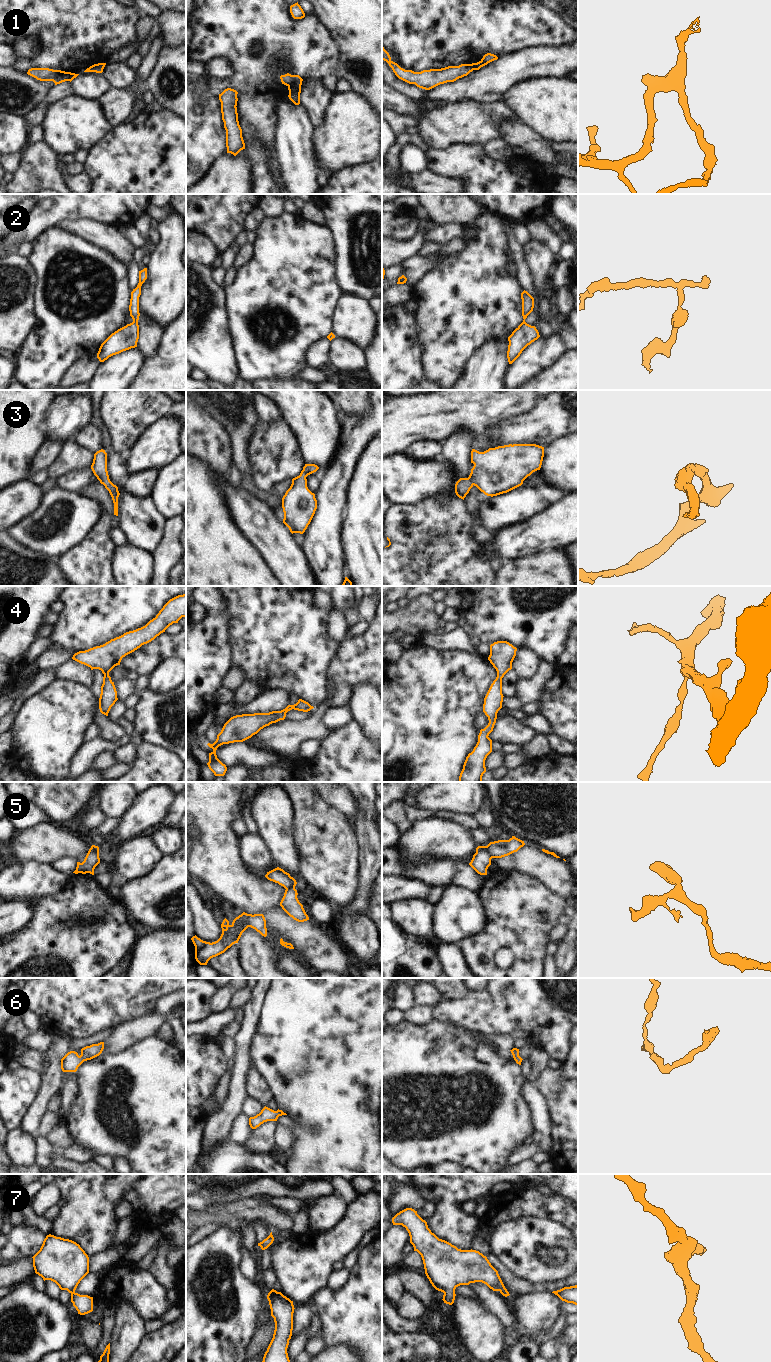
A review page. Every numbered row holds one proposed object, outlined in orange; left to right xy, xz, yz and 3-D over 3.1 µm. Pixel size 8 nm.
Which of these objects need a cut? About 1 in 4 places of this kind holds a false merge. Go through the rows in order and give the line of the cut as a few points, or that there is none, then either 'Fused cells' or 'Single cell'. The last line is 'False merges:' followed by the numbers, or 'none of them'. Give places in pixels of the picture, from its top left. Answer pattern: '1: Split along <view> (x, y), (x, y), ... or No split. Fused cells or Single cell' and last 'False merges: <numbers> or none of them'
1: Split along xz (300, 85), (288, 87). Fused cells
2: No split. Single cell
3: No split. Single cell
4: No split. Single cell
5: Split along yz (486, 846), (486, 850), (491, 858). Fused cells
6: No split. Single cell
7: No split. Single cell
False merges: 1, 5.

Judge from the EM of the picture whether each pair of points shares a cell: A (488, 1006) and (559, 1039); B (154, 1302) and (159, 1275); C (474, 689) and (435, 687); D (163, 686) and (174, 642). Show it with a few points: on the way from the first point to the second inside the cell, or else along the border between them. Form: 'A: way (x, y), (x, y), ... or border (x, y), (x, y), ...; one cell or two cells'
A: way (509, 1012), (547, 1012), (553, 1018); one cell
B: border (146, 1270), (172, 1293); two cells
C: way (464, 689), (445, 689); one cell
D: border (175, 657), (164, 659), (151, 672); two cells

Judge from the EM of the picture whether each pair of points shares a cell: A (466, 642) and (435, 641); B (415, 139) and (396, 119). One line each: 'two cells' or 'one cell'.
A: one cell
B: two cells

